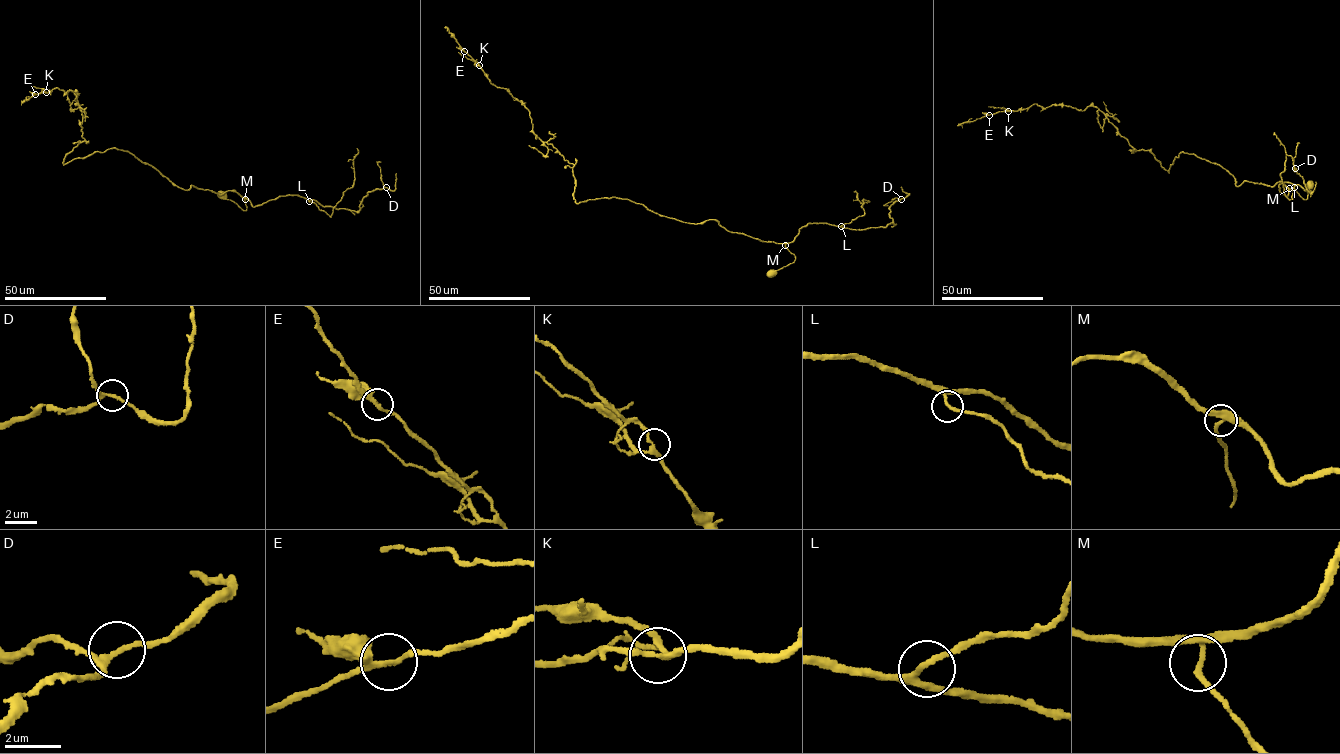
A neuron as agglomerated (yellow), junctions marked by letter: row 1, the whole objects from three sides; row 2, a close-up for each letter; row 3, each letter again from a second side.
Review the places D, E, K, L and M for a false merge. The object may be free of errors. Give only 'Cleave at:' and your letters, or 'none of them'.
Cleave at: none of them

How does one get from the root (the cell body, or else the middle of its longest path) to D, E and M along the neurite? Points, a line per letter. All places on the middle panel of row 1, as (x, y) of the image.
D: (770, 273), (794, 261), (785, 244), (807, 223), (856, 229), (885, 227), (892, 221), (889, 208), (901, 199)
E: (770, 273), (795, 260), (784, 244), (627, 199), (577, 203), (573, 164), (464, 51)
M: (770, 273), (795, 260), (785, 245)

